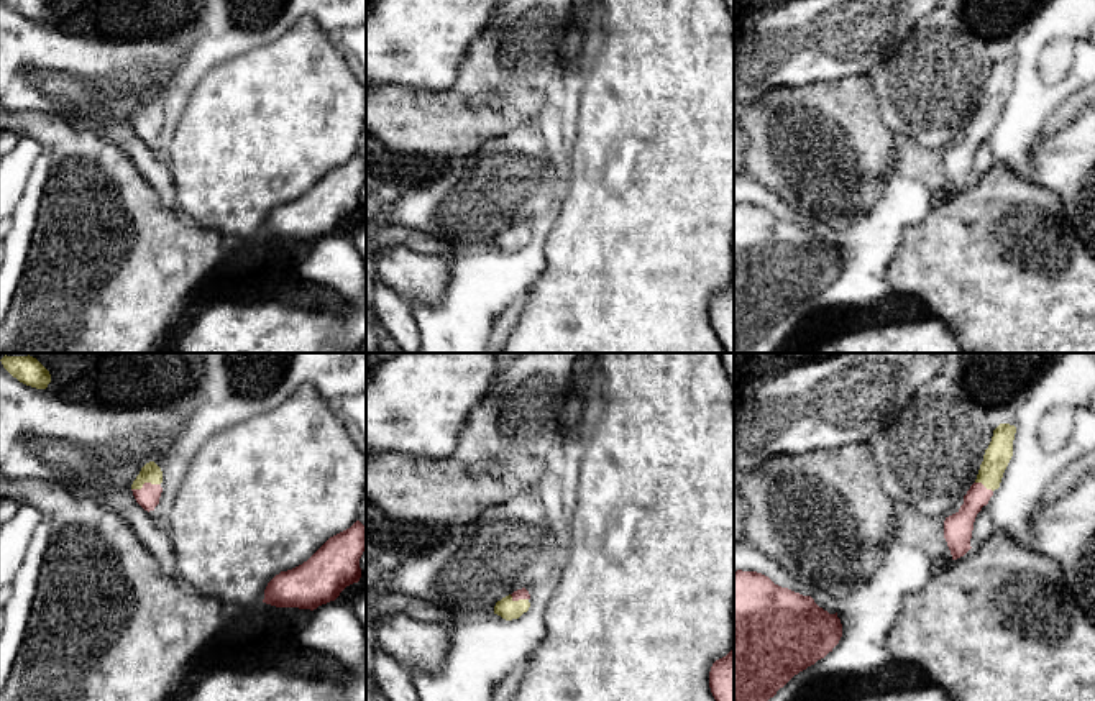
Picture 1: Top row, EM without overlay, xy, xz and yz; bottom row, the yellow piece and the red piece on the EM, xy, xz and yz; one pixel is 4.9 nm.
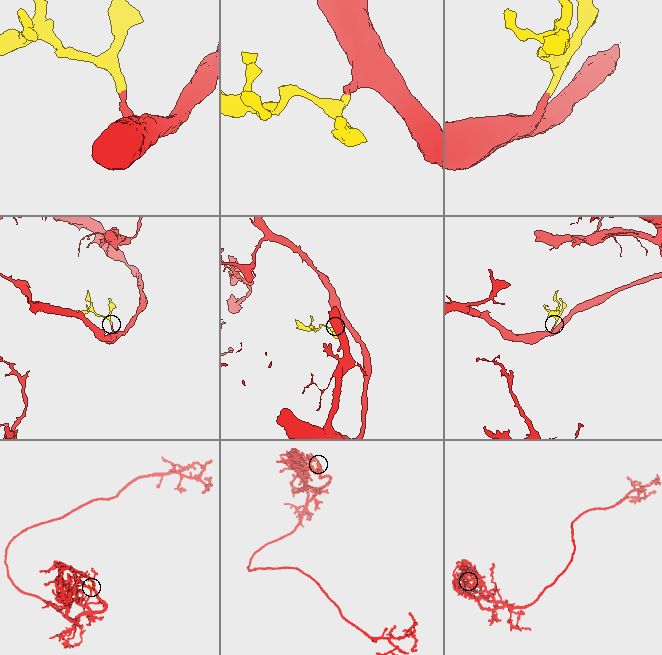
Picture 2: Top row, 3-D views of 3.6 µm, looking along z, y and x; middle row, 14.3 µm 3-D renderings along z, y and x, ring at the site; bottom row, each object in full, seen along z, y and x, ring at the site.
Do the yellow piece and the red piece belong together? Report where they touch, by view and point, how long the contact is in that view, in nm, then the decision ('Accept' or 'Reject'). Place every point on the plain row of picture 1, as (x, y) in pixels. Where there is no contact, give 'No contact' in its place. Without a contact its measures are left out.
Touches yellow at xy (145, 114). Shared border 150 nm. Accept

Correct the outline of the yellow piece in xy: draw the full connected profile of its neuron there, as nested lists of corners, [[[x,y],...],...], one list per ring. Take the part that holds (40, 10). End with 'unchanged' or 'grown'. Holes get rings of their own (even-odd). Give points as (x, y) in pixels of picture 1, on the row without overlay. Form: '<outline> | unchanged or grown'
[[[5,0],[13,10],[20,15],[36,20],[46,21],[51,15],[51,7],[46,0]]] | unchanged

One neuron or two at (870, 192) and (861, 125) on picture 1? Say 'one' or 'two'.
one

